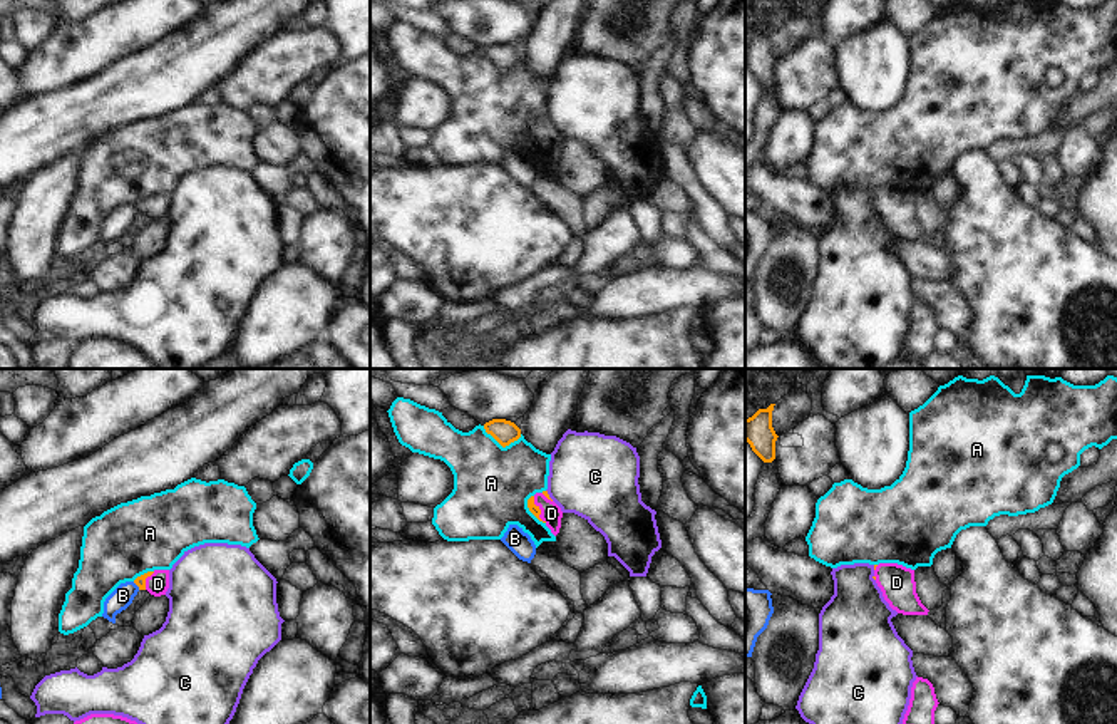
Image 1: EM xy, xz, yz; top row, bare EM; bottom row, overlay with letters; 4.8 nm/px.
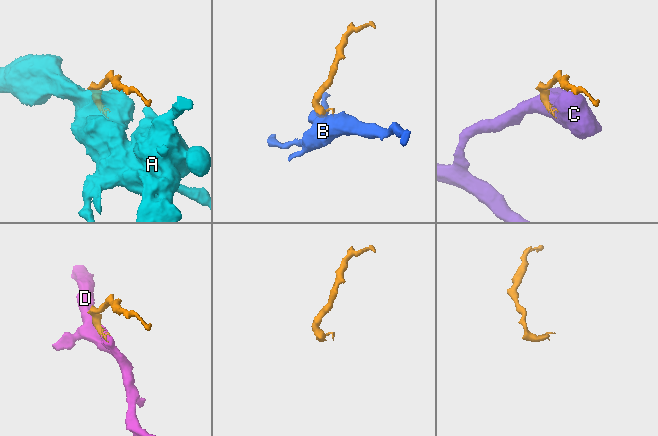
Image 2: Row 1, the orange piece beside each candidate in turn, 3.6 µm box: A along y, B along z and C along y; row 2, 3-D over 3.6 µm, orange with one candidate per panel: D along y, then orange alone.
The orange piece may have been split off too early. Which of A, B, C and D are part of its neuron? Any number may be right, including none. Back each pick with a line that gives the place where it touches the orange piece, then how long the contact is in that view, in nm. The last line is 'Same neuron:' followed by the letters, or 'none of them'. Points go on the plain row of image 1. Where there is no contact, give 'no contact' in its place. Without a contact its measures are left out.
D: xz (540, 134) | 140 nm
Same neuron: D

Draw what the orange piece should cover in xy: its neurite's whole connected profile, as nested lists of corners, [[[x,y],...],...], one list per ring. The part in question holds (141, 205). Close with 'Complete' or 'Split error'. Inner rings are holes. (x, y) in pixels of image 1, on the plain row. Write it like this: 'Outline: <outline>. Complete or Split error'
Outline: [[[169,194],[147,196],[134,204],[139,215],[147,215],[154,221],[166,220],[169,213]]]. Split error

